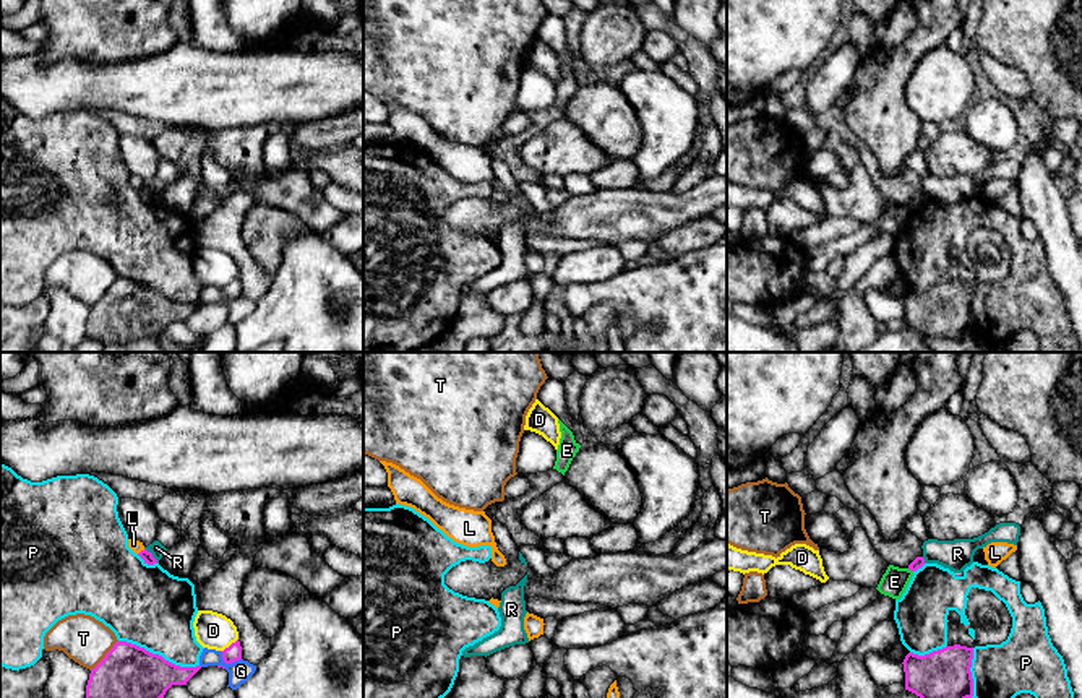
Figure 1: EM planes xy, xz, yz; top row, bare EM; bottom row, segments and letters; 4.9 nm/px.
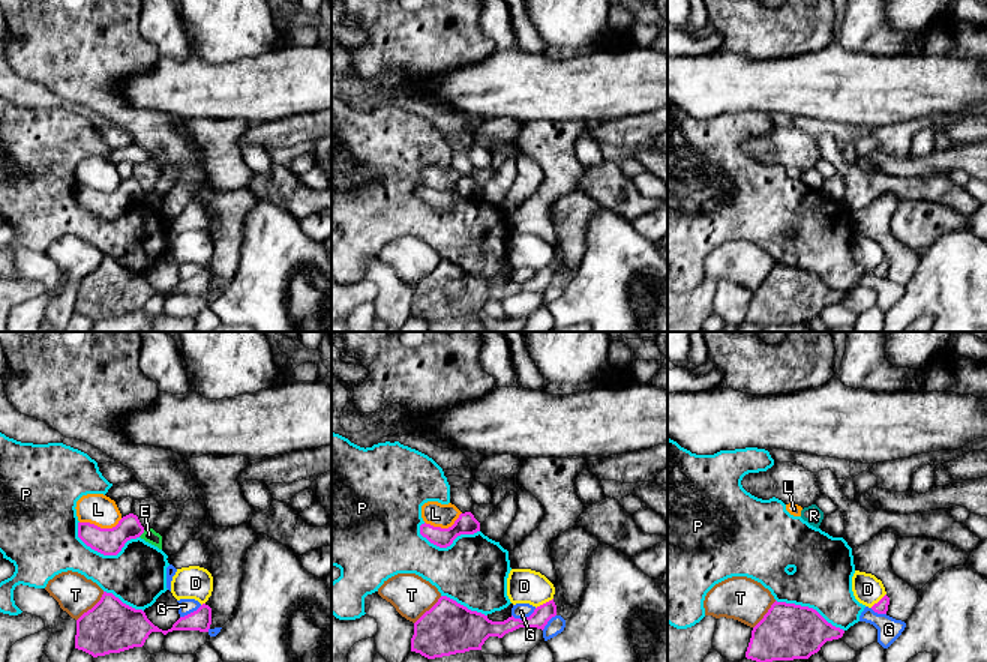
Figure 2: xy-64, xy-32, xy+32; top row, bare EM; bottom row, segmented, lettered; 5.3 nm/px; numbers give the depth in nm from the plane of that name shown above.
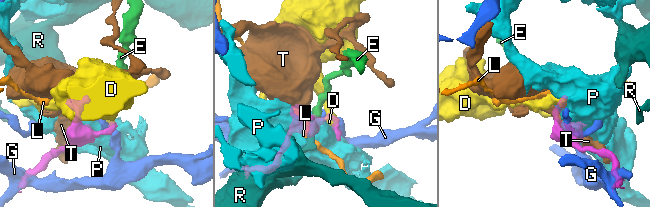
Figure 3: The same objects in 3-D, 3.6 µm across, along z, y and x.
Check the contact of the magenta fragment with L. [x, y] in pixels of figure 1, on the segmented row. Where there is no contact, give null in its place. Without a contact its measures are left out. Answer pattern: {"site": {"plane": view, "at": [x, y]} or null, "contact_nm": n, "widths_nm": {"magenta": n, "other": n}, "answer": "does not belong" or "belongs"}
{"site": {"plane": "xy", "at": [141, 551]}, "contact_nm": 50, "widths_nm": {"magenta": 50, "other": 60}, "answer": "does not belong"}

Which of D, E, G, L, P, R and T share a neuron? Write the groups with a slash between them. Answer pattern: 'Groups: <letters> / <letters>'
Groups: D / E / G / L / P / R / T

